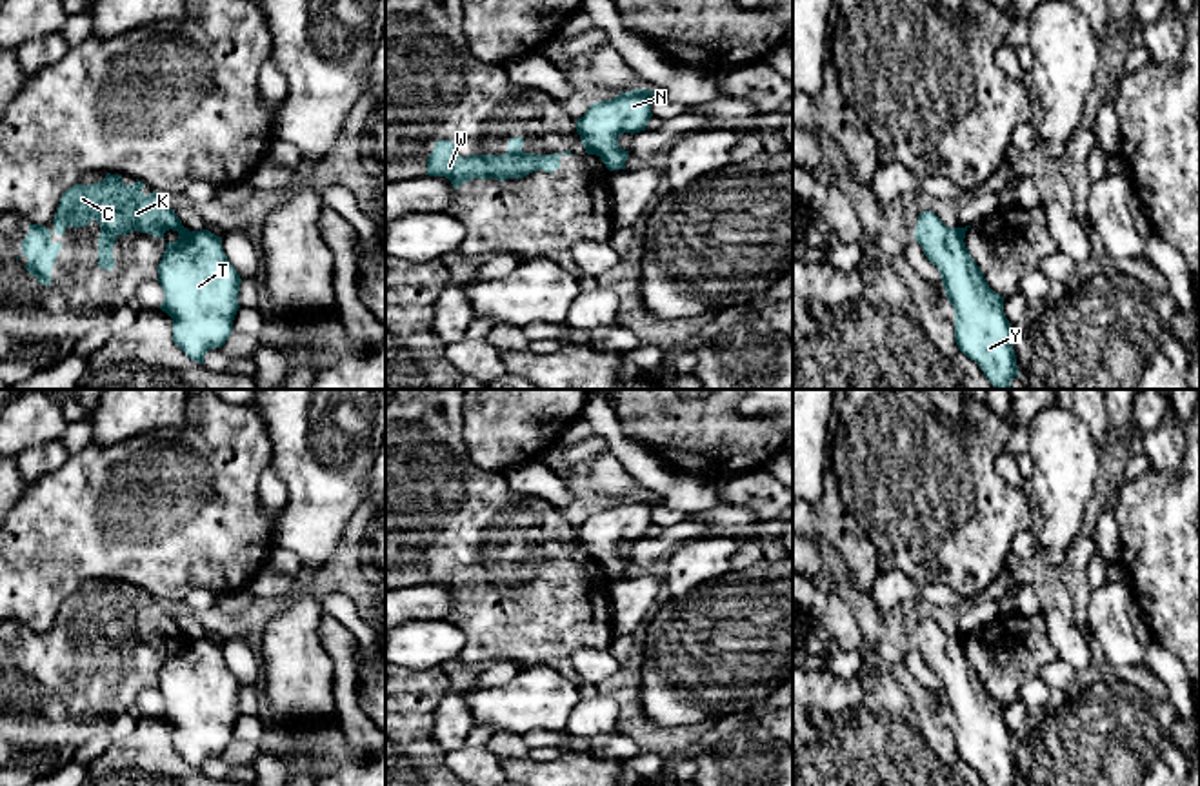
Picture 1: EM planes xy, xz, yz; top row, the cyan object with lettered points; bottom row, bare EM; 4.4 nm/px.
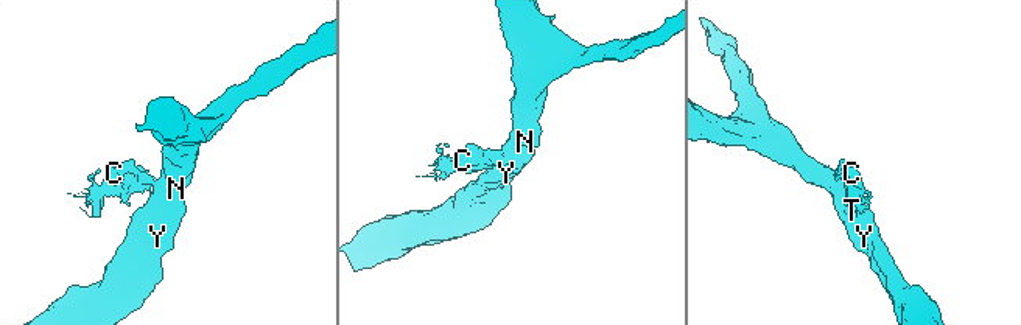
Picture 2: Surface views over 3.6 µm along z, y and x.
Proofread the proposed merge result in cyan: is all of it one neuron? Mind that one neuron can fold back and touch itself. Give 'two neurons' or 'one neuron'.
two neurons

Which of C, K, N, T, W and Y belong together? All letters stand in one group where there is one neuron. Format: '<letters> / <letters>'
C K W / N T Y

